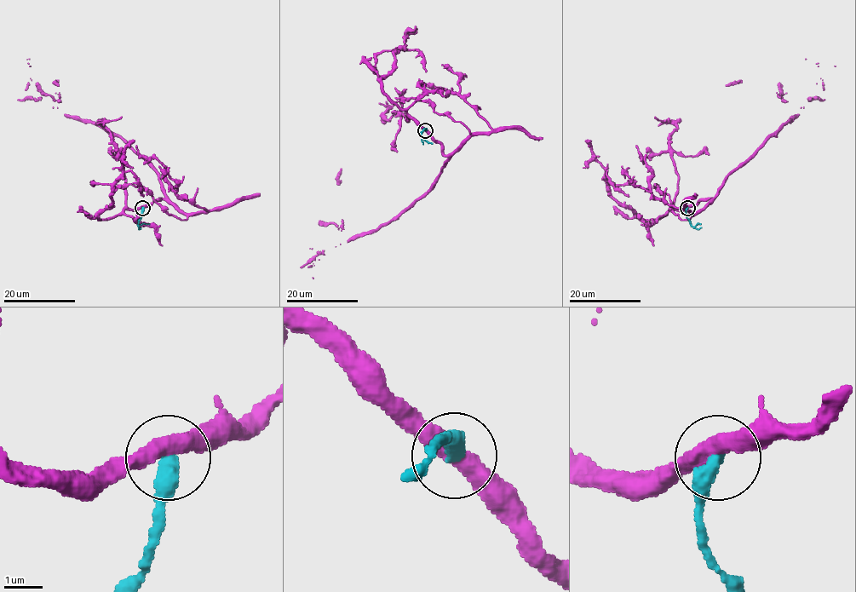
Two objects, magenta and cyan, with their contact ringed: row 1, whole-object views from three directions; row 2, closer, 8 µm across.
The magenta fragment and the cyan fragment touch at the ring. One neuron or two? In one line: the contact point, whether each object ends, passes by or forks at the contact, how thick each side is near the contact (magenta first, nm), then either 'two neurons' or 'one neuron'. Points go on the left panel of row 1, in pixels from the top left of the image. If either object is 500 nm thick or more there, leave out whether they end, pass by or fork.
at (142, 208); magenta passes by; cyan ends there; 460 nm thick on the magenta side, 460 nm on the other; two neurons

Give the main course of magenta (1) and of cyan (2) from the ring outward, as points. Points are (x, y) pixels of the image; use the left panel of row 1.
1: (142, 207), (166, 198), (159, 175), (107, 129), (67, 117), (42, 98), (26, 97), (31, 80), (27, 59)
2: (142, 207), (138, 227), (142, 223), (150, 224)

